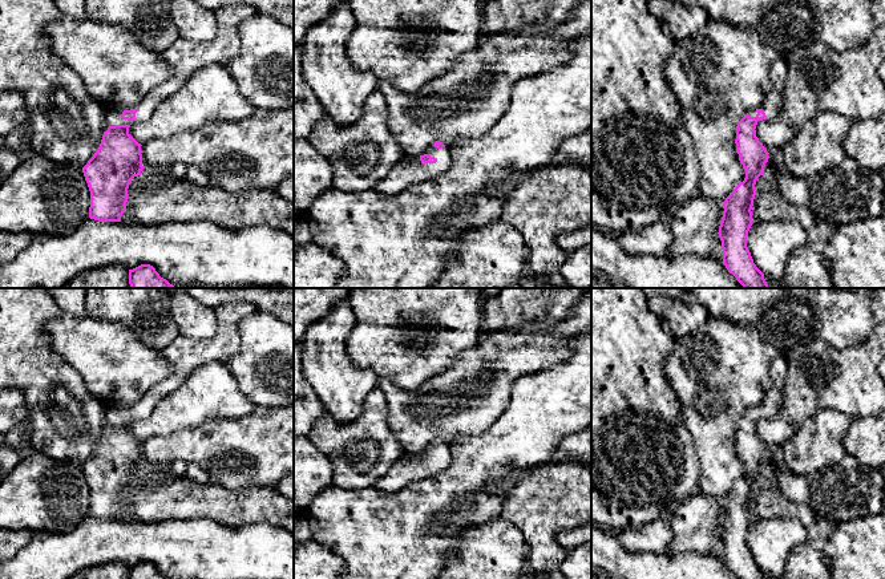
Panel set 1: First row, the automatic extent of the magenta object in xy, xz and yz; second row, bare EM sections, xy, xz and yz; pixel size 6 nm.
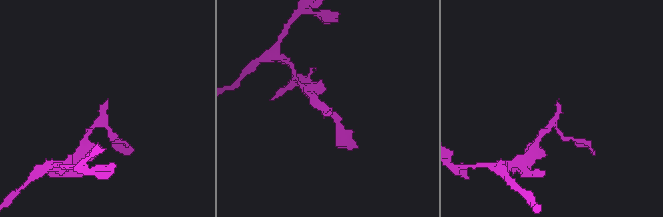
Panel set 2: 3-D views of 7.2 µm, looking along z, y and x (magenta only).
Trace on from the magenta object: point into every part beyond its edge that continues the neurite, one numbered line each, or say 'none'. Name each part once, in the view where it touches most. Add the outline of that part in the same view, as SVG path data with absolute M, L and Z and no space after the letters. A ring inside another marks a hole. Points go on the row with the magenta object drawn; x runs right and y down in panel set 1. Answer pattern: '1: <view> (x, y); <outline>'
1: xy (184, 56); M227 4L214 9L217 35L211 41L197 42L178 37L161 57L171 66L171 77L145 96L133 109L136 120L122 120L124 110L104 108L104 131L114 125L130 125L148 121L155 108L174 94L199 68L209 65L229 65L241 50L239 25L254 16L256 9L248 4Z

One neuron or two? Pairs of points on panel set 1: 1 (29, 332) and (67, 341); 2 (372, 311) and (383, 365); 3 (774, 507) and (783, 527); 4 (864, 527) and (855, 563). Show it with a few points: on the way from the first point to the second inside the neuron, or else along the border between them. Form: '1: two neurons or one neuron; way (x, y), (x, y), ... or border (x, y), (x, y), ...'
1: two neurons; border (63, 312), (45, 332), (69, 363)
2: one neuron; way (383, 324), (383, 352)
3: two neurons; border (758, 518), (797, 518), (807, 527)
4: one neuron; way (864, 537), (864, 554)

